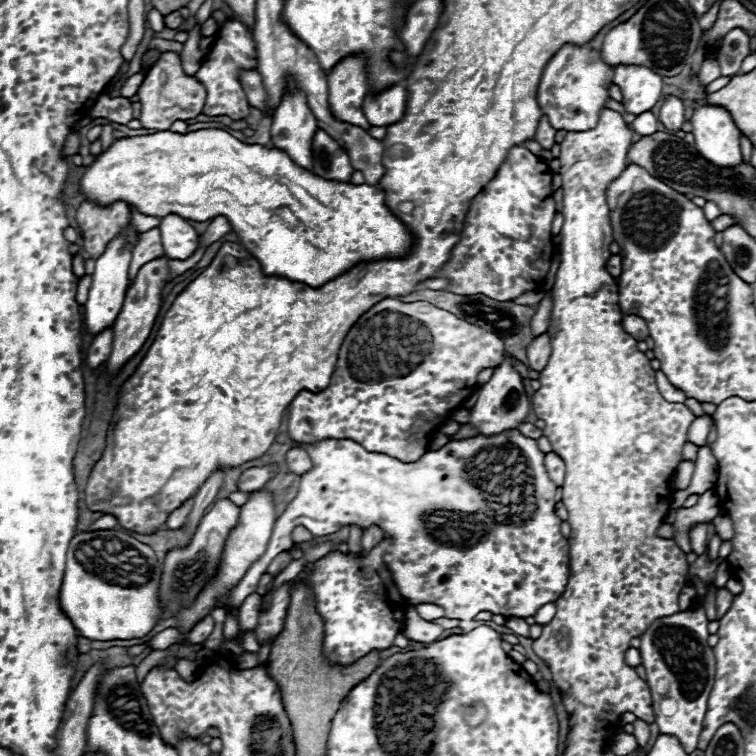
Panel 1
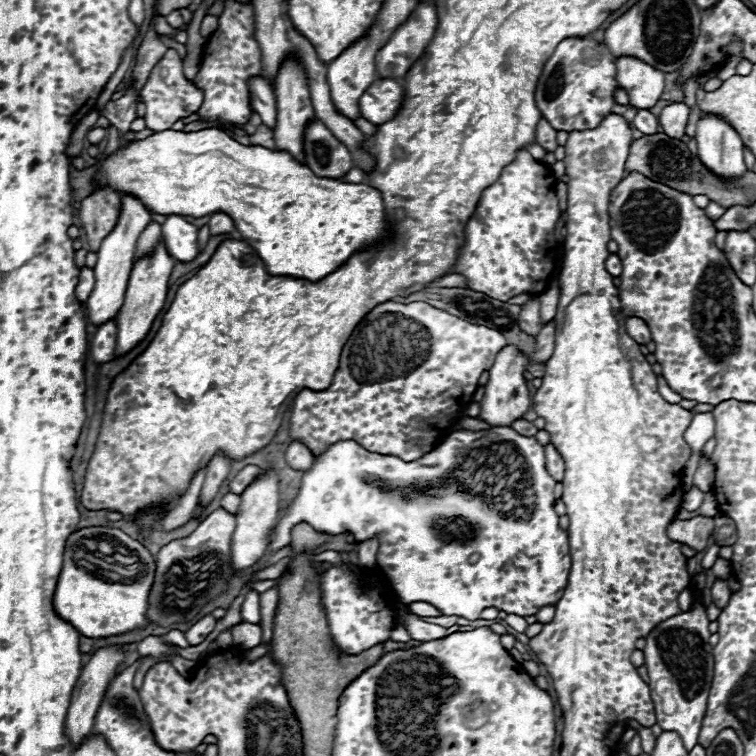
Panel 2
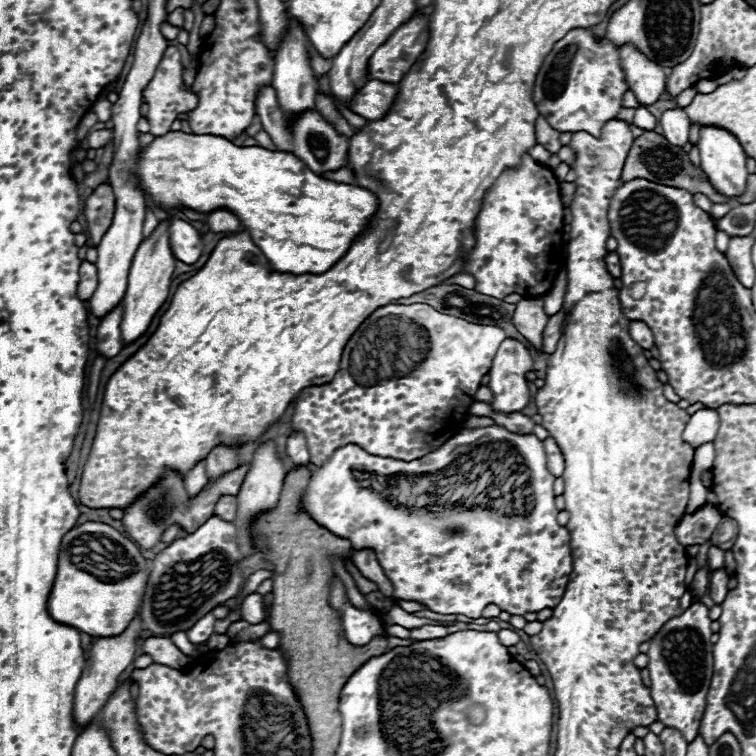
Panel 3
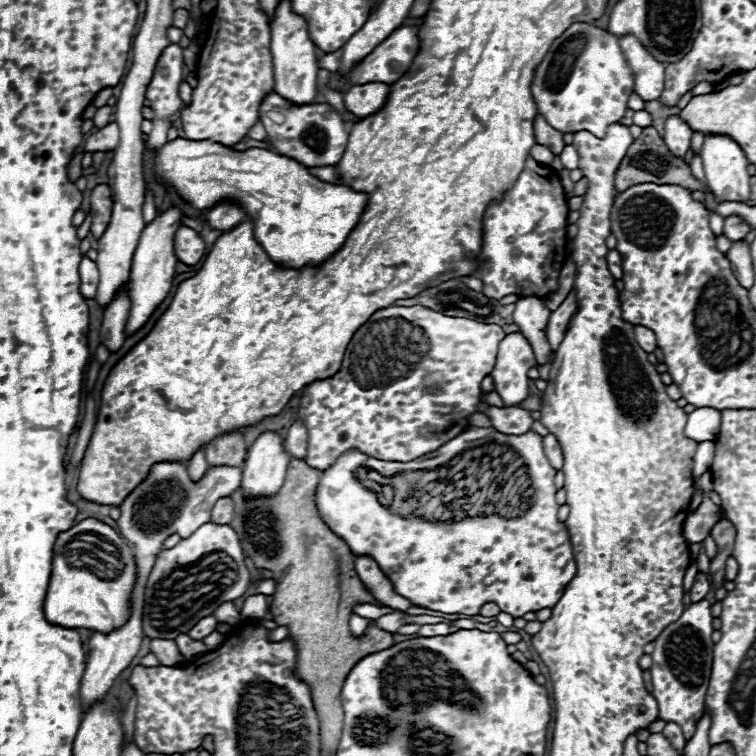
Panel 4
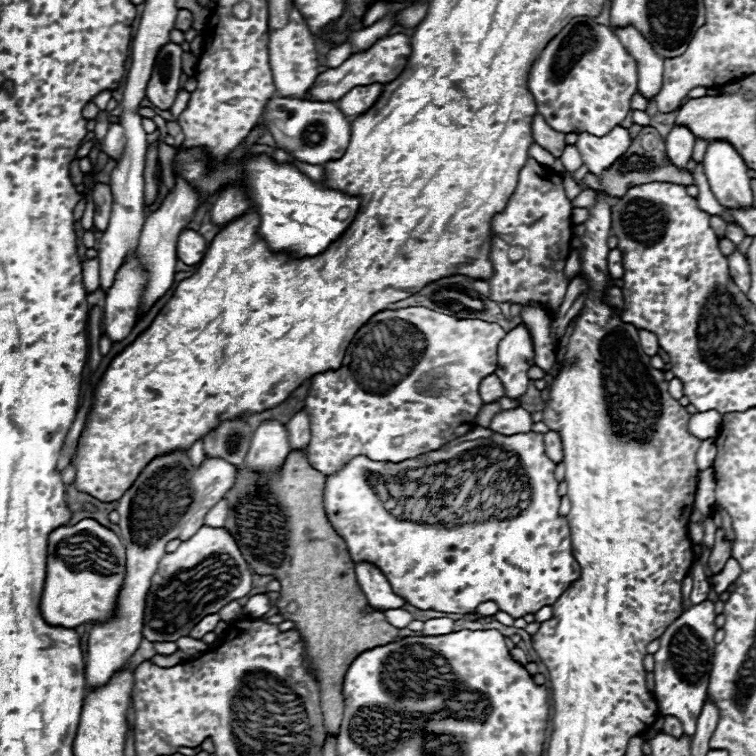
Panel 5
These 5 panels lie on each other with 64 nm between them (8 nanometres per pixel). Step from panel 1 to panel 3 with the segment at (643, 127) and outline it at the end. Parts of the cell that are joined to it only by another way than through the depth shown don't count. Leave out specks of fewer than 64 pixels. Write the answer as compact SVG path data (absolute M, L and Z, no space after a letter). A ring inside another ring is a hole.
M640 106L634 114L634 126L644 128L644 130L652 130L656 126L656 118L644 106Z

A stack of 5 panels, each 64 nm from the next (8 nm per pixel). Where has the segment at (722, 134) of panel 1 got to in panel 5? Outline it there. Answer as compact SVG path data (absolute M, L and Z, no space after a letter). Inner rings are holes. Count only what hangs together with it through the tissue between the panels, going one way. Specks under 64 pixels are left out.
M720 140L708 144L708 152L704 156L704 174L710 190L724 208L752 208L754 198L746 172L748 168L734 146Z

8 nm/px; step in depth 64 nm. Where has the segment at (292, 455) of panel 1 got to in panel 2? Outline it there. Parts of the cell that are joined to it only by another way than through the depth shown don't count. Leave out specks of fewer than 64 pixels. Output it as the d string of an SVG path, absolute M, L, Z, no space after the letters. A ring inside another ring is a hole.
M292 440L290 446L286 448L286 462L288 466L296 468L296 470L308 470L314 462L312 458L312 452L298 440Z

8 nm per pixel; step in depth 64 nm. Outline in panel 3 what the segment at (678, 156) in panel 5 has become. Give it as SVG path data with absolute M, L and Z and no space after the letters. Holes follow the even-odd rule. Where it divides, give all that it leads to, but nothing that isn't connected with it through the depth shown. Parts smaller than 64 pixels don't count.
M682 108L678 110L666 110L660 120L664 132L662 136L672 144L672 146L686 146L688 142L688 132L690 132L690 120L684 114Z

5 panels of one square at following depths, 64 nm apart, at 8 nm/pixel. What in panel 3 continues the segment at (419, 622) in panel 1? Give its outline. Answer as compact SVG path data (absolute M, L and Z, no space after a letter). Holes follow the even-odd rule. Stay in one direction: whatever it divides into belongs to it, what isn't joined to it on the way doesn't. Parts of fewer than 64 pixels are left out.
M420 626L420 628L412 630L410 638L414 638L414 640L432 640L432 638L444 638L452 632L454 630L450 626Z

